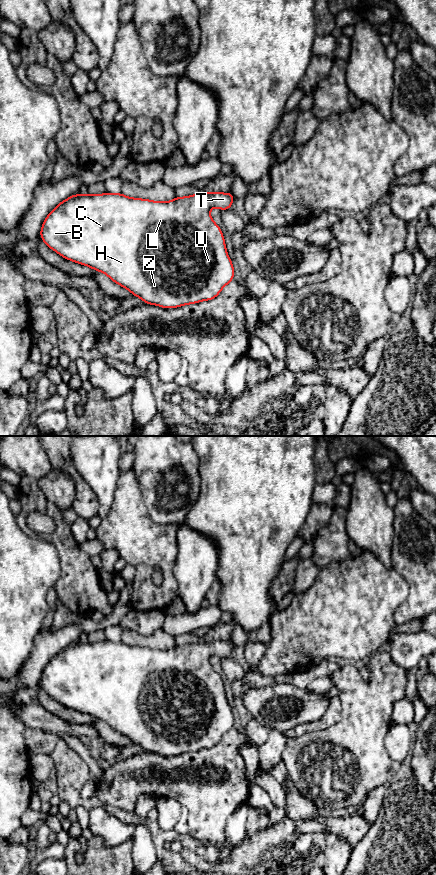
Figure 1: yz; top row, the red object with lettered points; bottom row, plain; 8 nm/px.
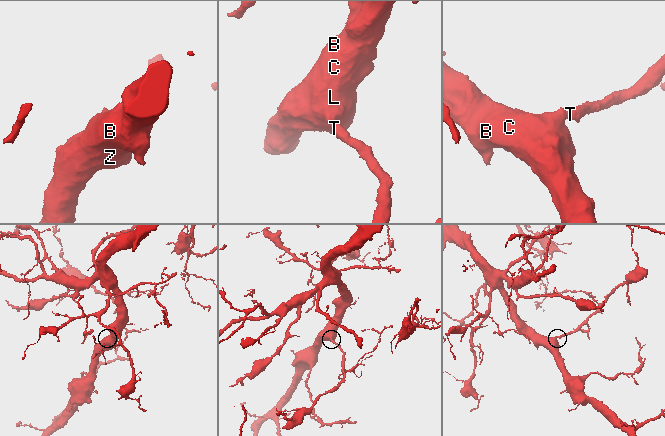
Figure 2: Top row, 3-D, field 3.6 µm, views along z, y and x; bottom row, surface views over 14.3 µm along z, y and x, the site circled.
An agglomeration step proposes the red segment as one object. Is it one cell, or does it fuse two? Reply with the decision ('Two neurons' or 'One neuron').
One neuron

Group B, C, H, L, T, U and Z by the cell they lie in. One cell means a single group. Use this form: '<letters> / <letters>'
B C H L T U Z

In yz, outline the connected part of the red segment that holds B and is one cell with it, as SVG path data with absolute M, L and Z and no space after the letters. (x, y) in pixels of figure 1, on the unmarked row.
M200 640L176 645L168 650L131 646L122 641L74 642L47 663L39 683L49 696L65 707L105 721L144 751L167 757L177 756L212 748L234 728L234 715L226 698L223 681L209 660L212 655L230 657L233 647L233 641L221 640Z

